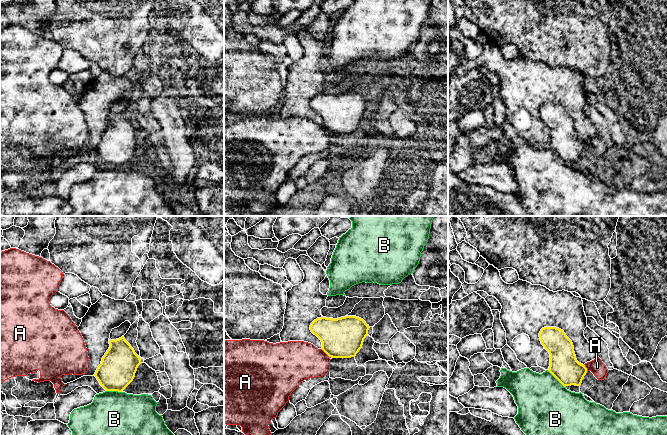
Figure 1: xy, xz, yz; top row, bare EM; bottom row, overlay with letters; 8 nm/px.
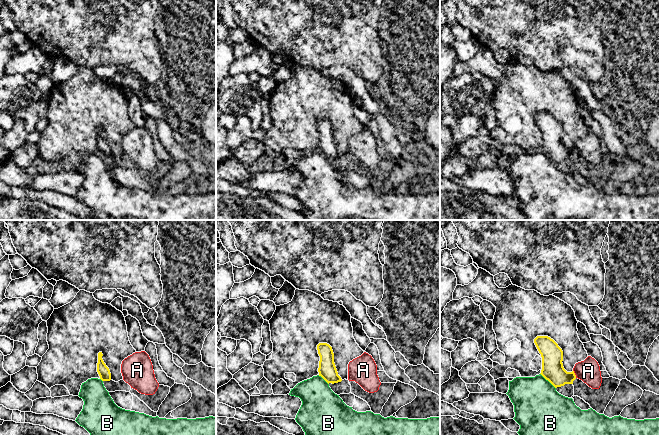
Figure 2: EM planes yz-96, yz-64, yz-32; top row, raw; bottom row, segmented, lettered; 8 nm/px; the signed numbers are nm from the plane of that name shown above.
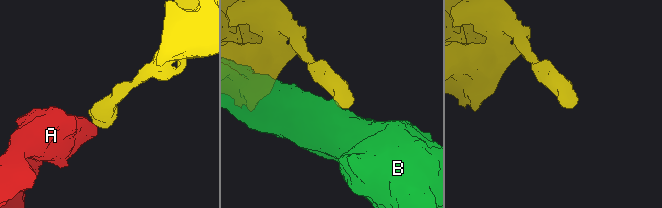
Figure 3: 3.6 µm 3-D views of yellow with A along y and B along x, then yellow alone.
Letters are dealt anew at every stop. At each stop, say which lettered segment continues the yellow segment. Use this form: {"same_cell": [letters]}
{"same_cell": []}

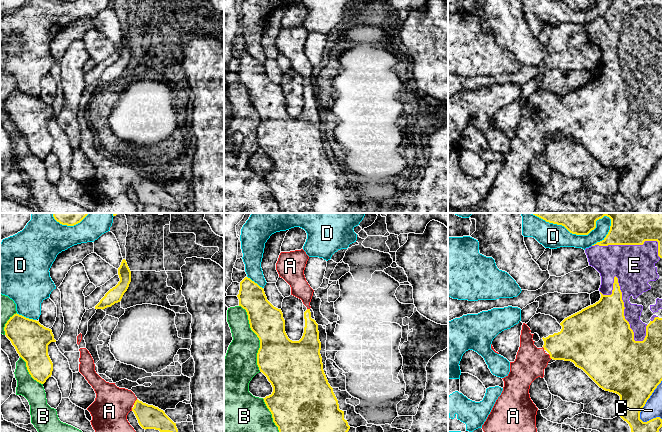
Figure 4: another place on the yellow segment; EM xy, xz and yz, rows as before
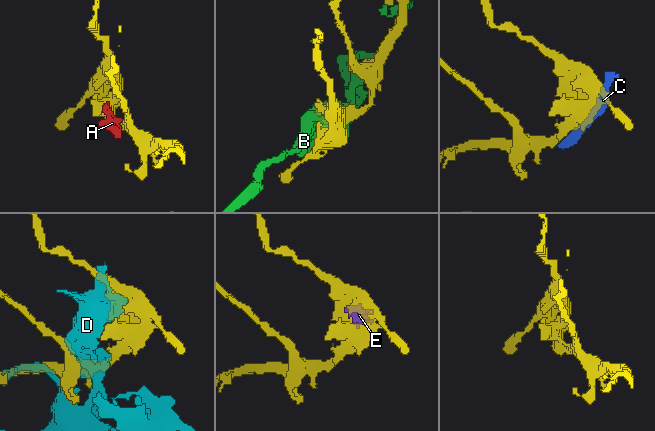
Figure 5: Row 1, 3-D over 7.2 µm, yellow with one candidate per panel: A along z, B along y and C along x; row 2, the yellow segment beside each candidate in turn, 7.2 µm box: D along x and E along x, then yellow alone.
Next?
{"same_cell": ["A", "E"]}

